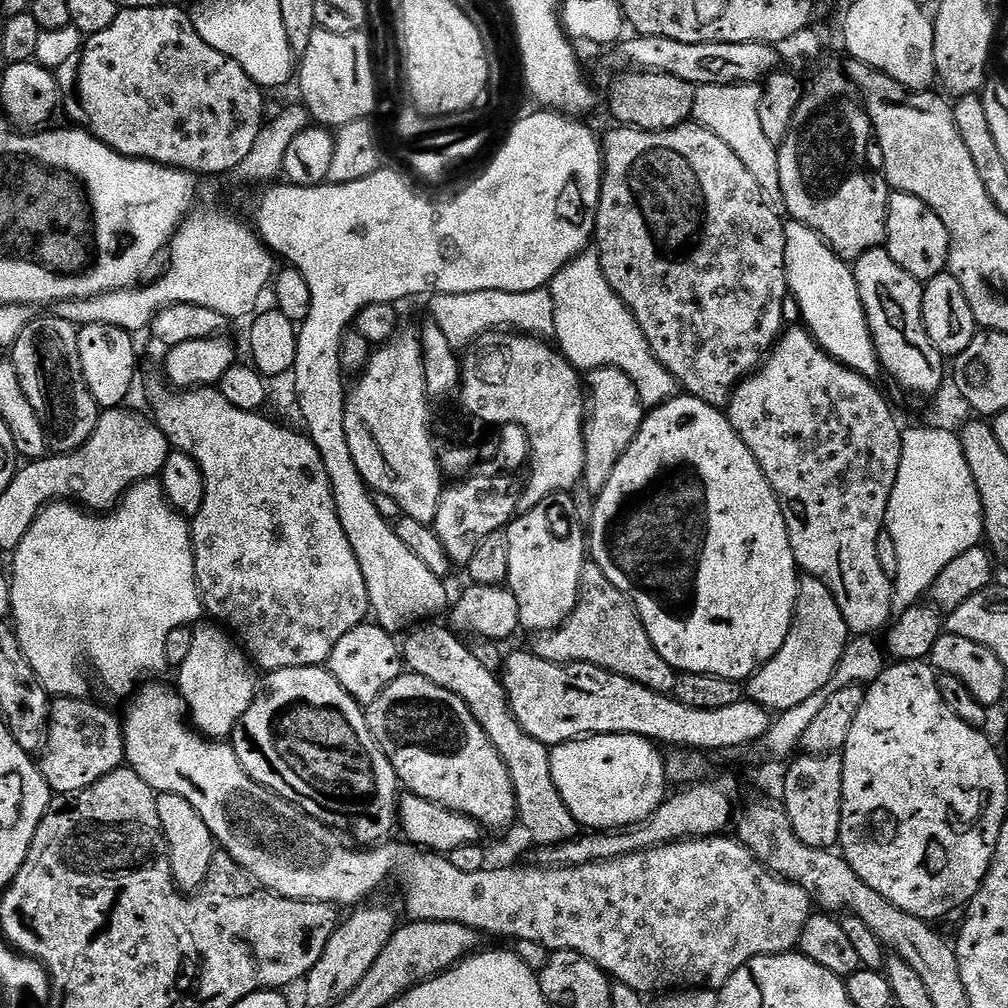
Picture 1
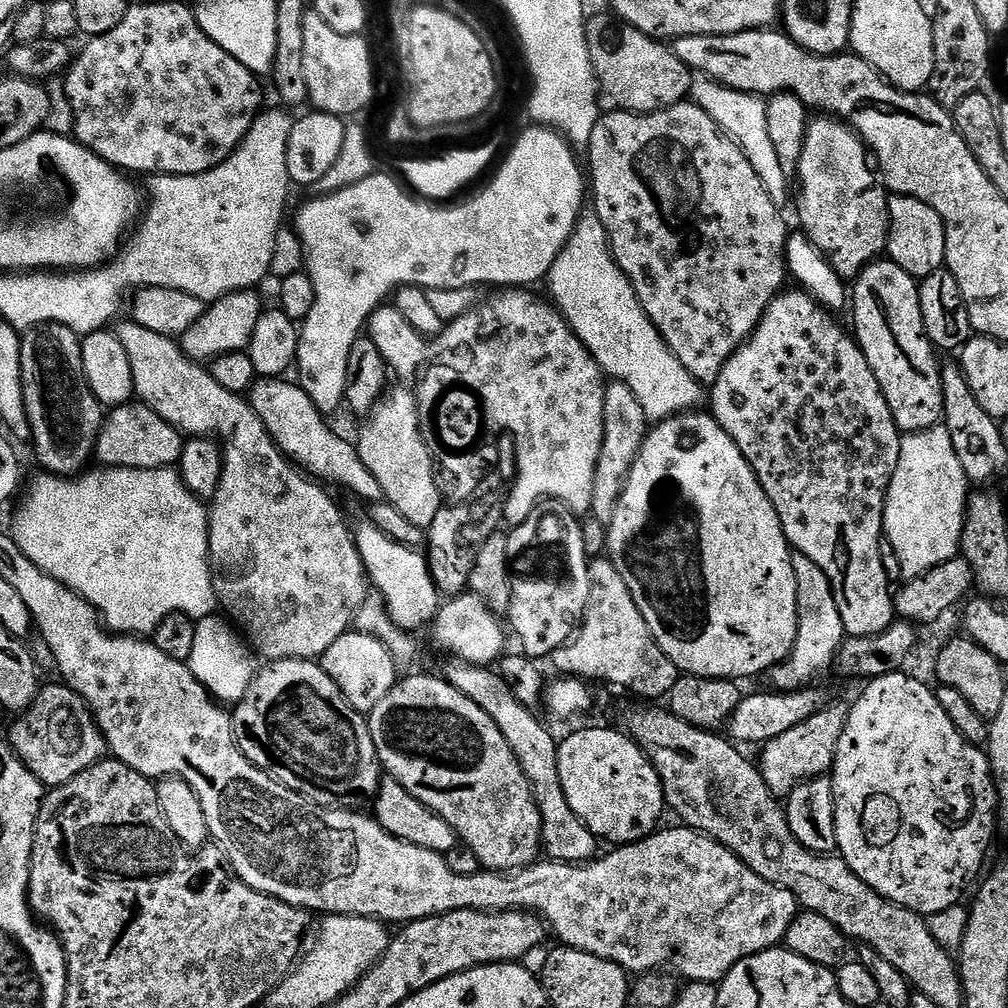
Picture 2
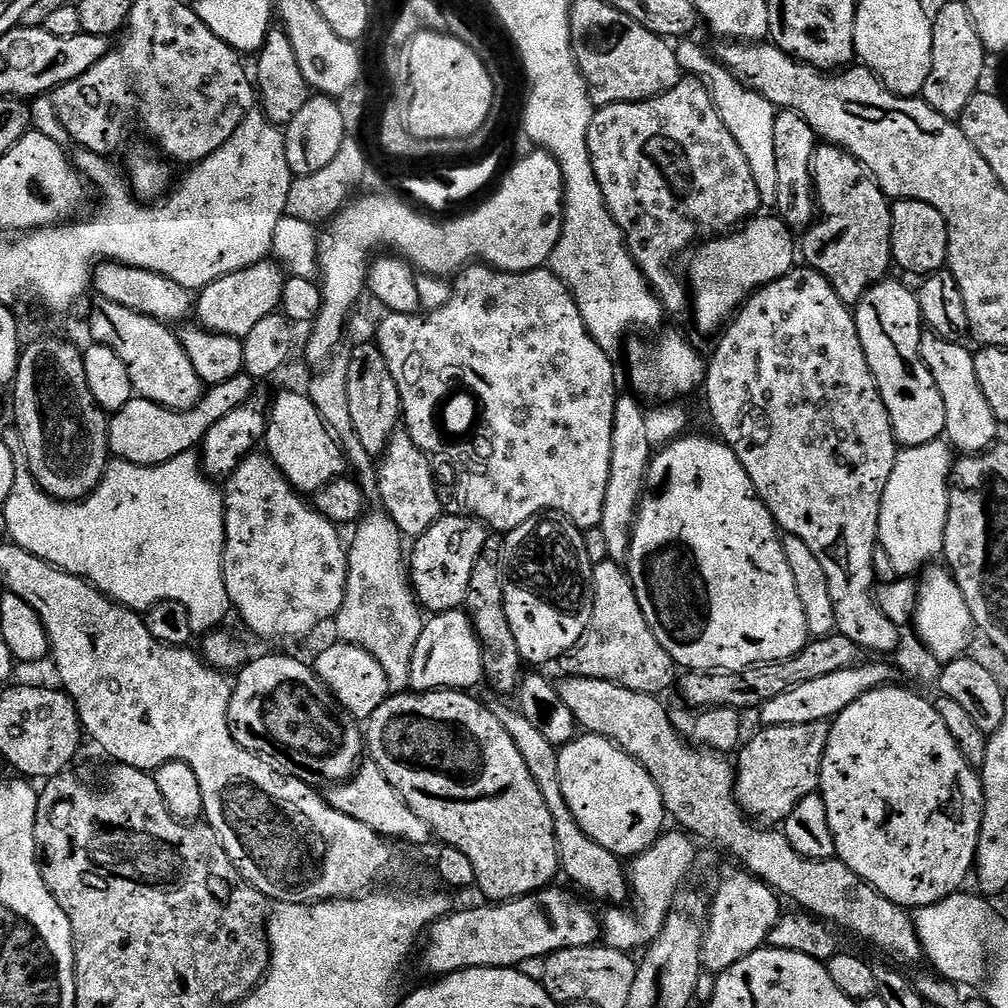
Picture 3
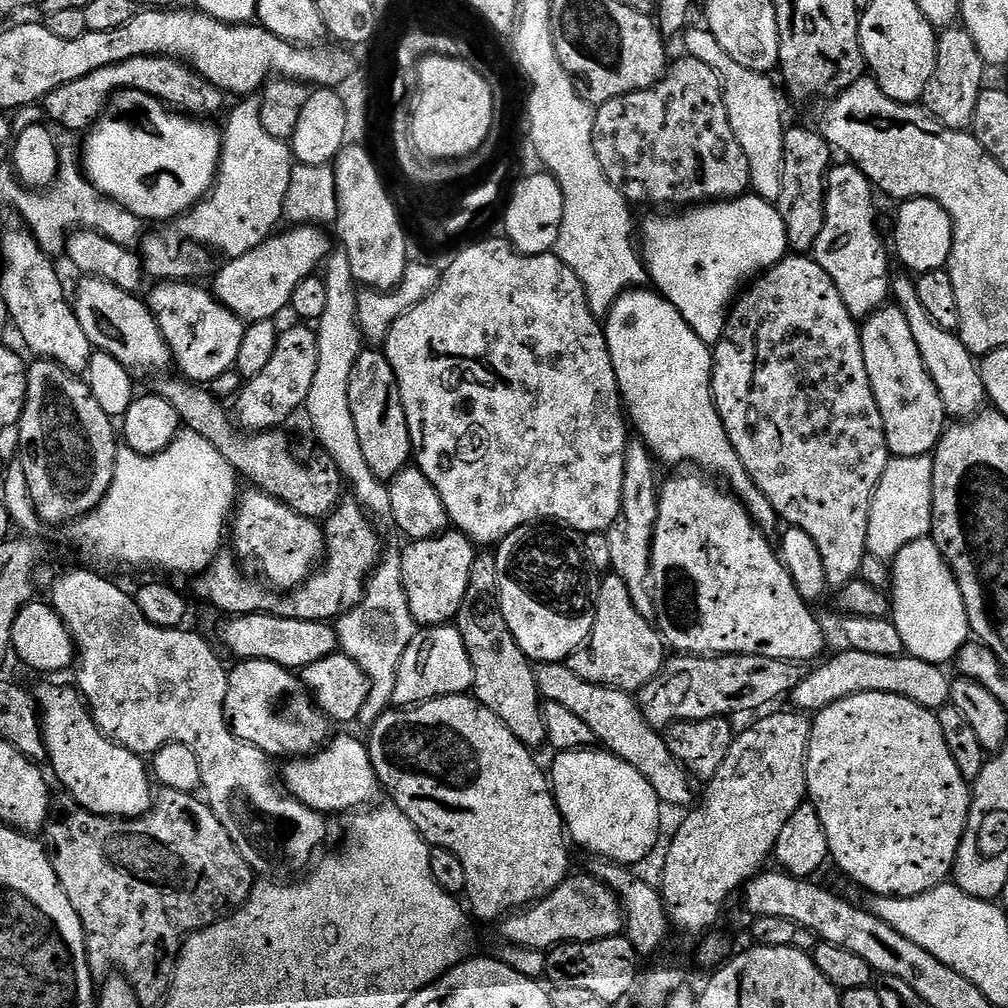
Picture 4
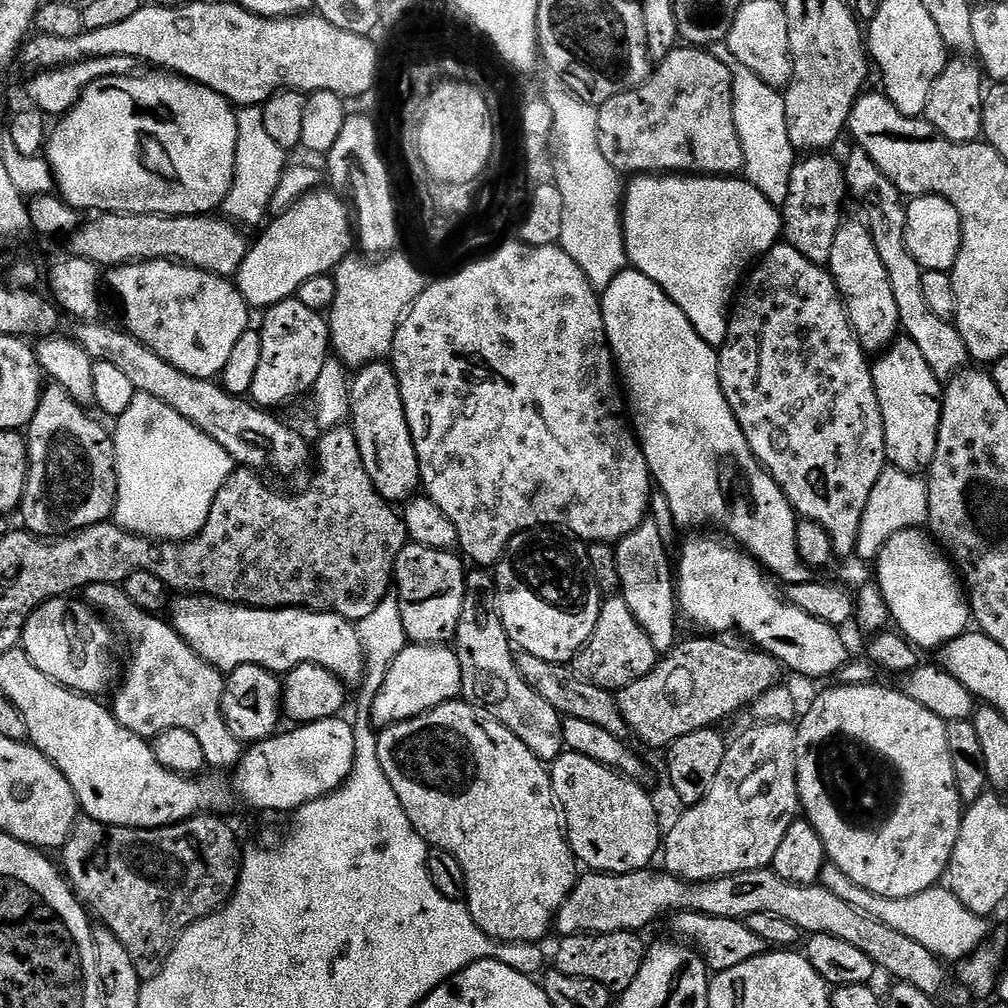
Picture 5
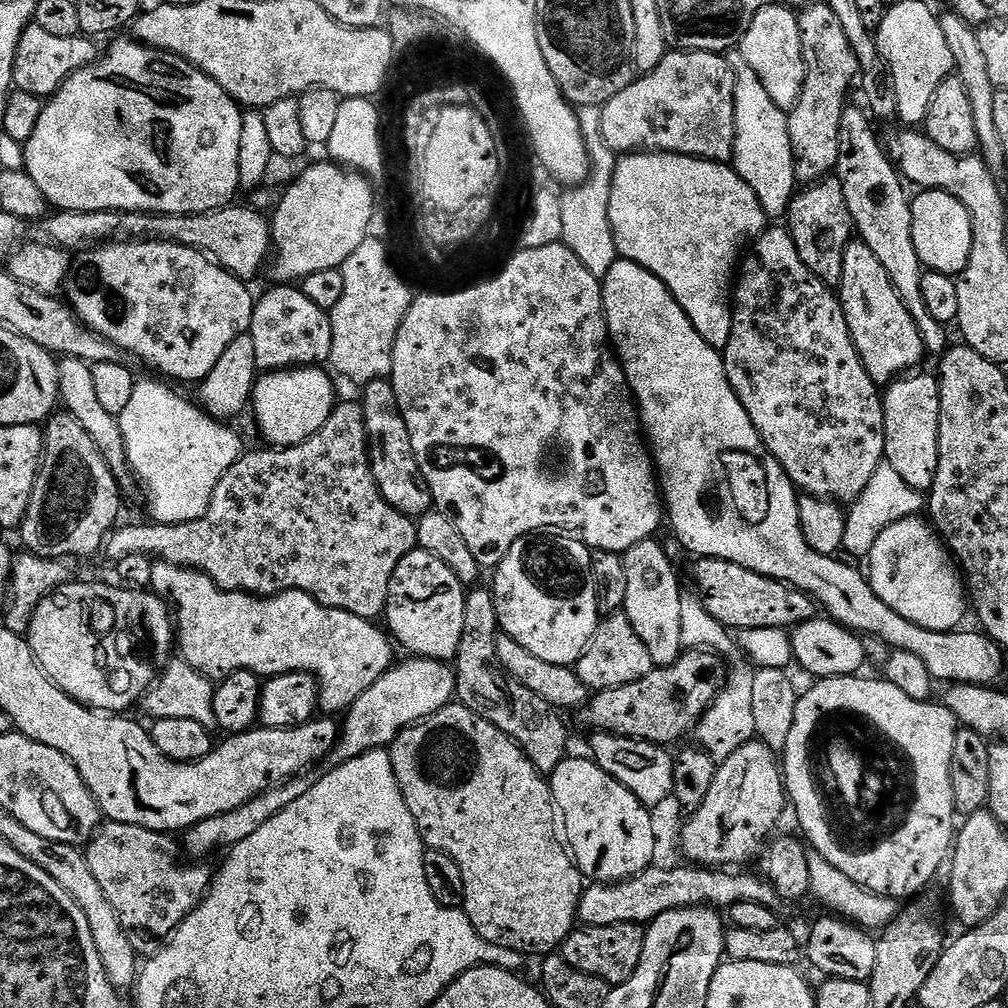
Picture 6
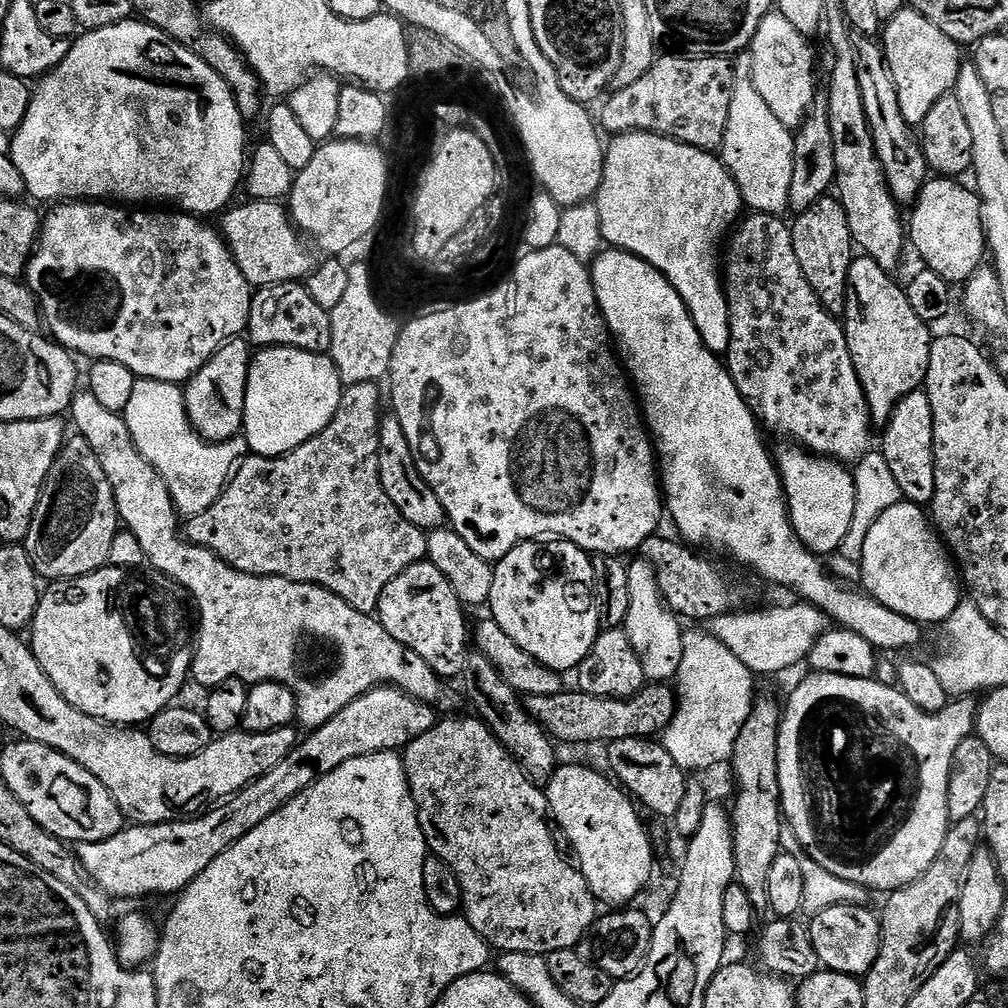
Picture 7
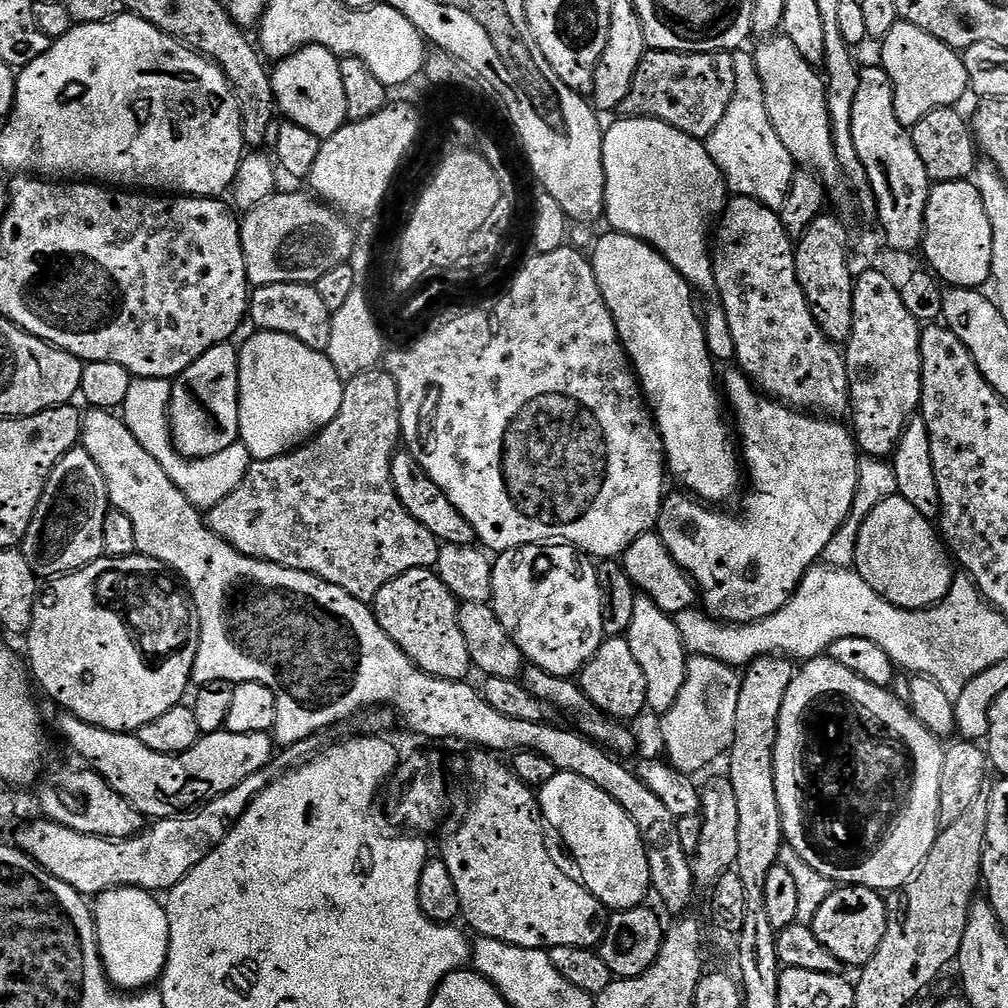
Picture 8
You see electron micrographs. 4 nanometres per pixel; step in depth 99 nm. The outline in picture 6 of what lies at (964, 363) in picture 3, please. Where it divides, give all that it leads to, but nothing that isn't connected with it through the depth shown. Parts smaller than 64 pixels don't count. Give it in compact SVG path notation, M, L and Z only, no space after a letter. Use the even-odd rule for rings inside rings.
M848 106L842 114L841 125L838 126L838 162L834 175L842 182L842 194L846 194L846 206L850 206L855 235L866 246L870 246L878 262L882 262L886 274L890 274L890 282L894 290L898 290L898 298L906 302L906 310L910 310L918 326L925 353L929 357L939 358L950 347L949 329L934 322L922 299L922 274L926 269L920 263L918 250L914 250L910 196L904 193L906 184L897 165L893 164L885 145L872 129L873 121L869 113L860 108Z

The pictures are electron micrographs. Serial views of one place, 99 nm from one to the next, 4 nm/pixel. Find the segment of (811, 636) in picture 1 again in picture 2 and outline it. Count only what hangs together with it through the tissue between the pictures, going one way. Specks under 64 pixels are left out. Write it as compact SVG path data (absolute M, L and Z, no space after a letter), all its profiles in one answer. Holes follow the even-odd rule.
M793 551L792 565L794 582L798 586L798 634L788 659L771 669L771 687L778 692L796 692L799 688L809 687L819 672L824 672L833 665L836 651L846 639L842 614L838 614L838 602L834 598L830 578L826 578L818 565L810 562L810 558L801 552Z

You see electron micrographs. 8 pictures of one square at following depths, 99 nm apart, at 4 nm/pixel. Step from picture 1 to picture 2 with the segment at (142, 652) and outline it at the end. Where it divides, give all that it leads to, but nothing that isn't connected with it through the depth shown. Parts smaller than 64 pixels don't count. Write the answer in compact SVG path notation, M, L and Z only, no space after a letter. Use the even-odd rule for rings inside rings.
M97 467L97 472L93 470L85 471L75 478L65 478L51 474L39 474L32 480L32 485L28 488L28 497L20 504L20 509L16 512L16 521L10 527L10 535L15 540L18 550L38 570L50 574L58 582L62 582L71 592L76 592L84 597L85 602L90 607L95 608L102 617L103 623L107 625L113 633L127 634L137 638L148 638L153 635L160 623L167 616L176 612L182 613L191 618L213 615L217 611L218 601L216 591L212 585L212 565L208 562L208 513L205 501L190 491L182 482L179 471L175 467L166 468L105 468Z

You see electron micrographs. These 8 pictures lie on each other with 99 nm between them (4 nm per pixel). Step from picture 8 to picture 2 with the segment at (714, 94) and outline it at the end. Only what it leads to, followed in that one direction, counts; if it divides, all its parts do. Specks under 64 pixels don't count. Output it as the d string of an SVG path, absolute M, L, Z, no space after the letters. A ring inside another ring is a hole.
M695 102L675 104L657 112L605 111L598 118L590 134L586 152L588 152L586 168L590 173L590 196L591 199L592 196L596 199L594 205L596 217L606 230L608 244L612 248L618 266L626 274L626 278L630 278L638 294L638 302L642 302L650 322L654 322L658 334L662 334L674 358L678 358L678 362L682 362L682 366L686 366L686 370L694 374L698 383L705 386L715 384L718 374L722 374L722 366L726 366L729 358L749 340L753 330L763 320L764 312L767 311L772 299L780 295L785 287L784 247L788 245L790 235L788 224L784 221L785 213L778 206L774 206L774 202L770 202L770 194L766 194L762 186L762 178L754 174L754 166L750 166L750 158L746 158L744 151L716 125L714 118L710 118L710 114L706 114L706 110L702 110Z

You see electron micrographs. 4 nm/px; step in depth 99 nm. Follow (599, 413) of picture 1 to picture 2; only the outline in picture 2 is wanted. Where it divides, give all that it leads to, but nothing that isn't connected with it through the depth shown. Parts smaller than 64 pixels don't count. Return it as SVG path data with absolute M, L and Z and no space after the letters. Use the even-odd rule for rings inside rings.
M609 383L604 399L604 437L602 438L602 454L598 454L598 466L594 470L594 498L591 515L607 526L614 518L614 510L618 506L618 498L624 489L626 478L638 458L644 445L644 438L650 431L650 422L634 398L634 390L625 384Z

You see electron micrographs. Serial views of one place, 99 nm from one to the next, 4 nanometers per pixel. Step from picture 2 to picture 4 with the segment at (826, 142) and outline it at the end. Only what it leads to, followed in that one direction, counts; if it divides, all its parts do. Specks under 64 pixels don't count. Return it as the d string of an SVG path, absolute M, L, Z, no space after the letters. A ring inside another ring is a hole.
M843 163L828 169L824 193L824 225L811 255L818 266L830 274L838 294L842 294L842 302L846 302L846 310L850 310L854 317L867 318L879 308L885 307L894 272L888 269L890 252L884 249L884 240L876 225L876 200L872 197L874 185L855 164Z

